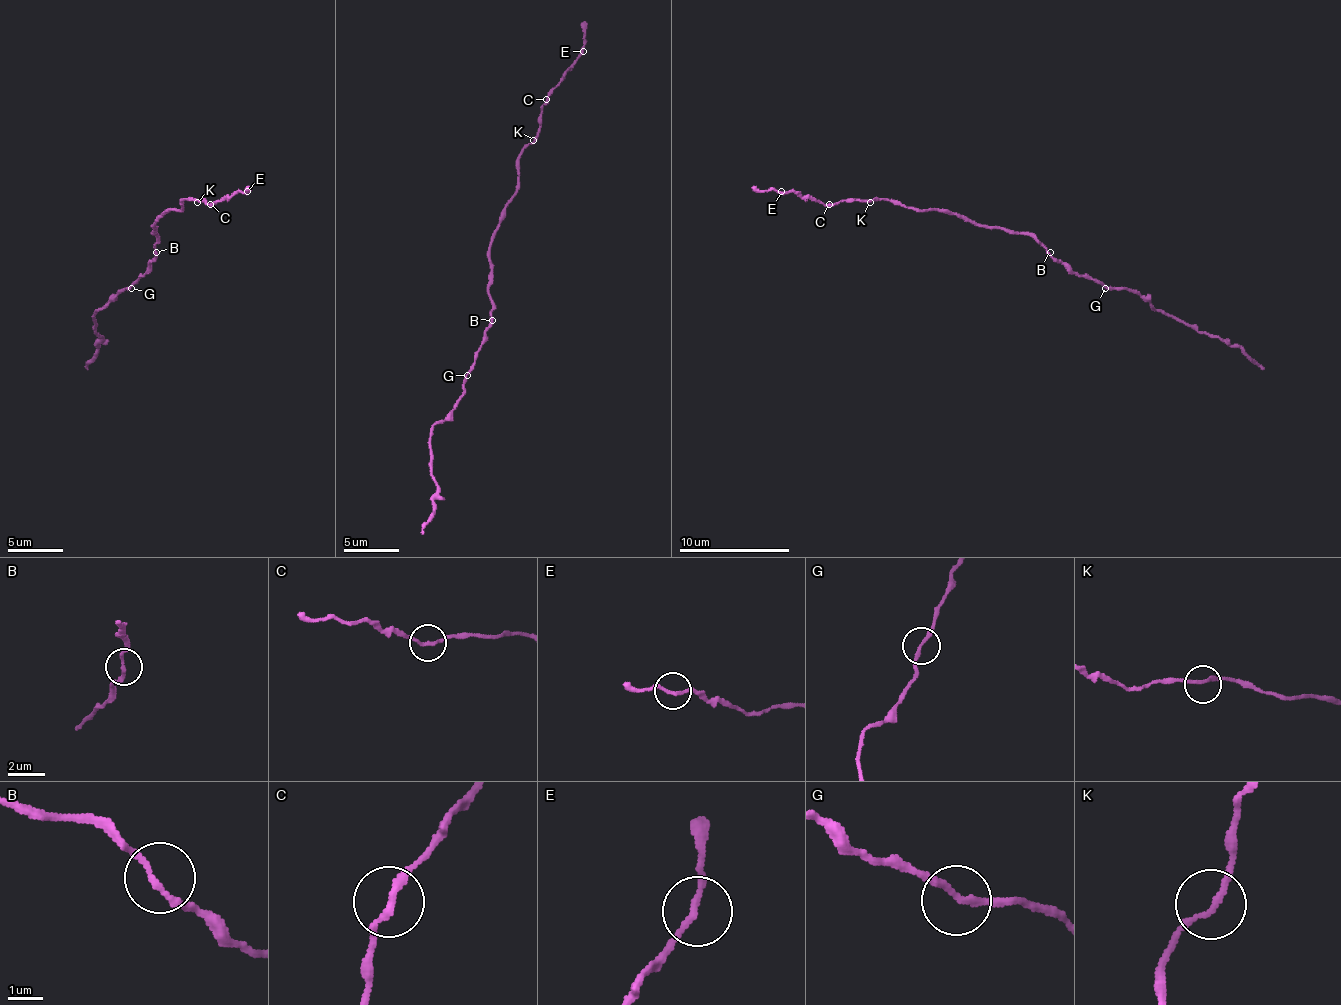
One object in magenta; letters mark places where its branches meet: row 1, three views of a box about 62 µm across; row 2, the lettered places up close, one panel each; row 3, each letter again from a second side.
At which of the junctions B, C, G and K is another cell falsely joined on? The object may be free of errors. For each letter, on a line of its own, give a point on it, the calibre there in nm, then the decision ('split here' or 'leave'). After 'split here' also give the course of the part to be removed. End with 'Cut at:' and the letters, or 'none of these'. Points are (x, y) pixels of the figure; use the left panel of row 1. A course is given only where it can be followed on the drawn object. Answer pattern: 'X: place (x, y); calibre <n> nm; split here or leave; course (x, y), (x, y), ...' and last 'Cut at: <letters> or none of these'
B: place (156, 252); calibre 180 nm; leave
C: place (210, 204); calibre 170 nm; split here; course (211, 205), (250, 188)
G: place (131, 288); calibre 180 nm; leave
K: place (197, 202); calibre 170 nm; leave
Cut at: C

